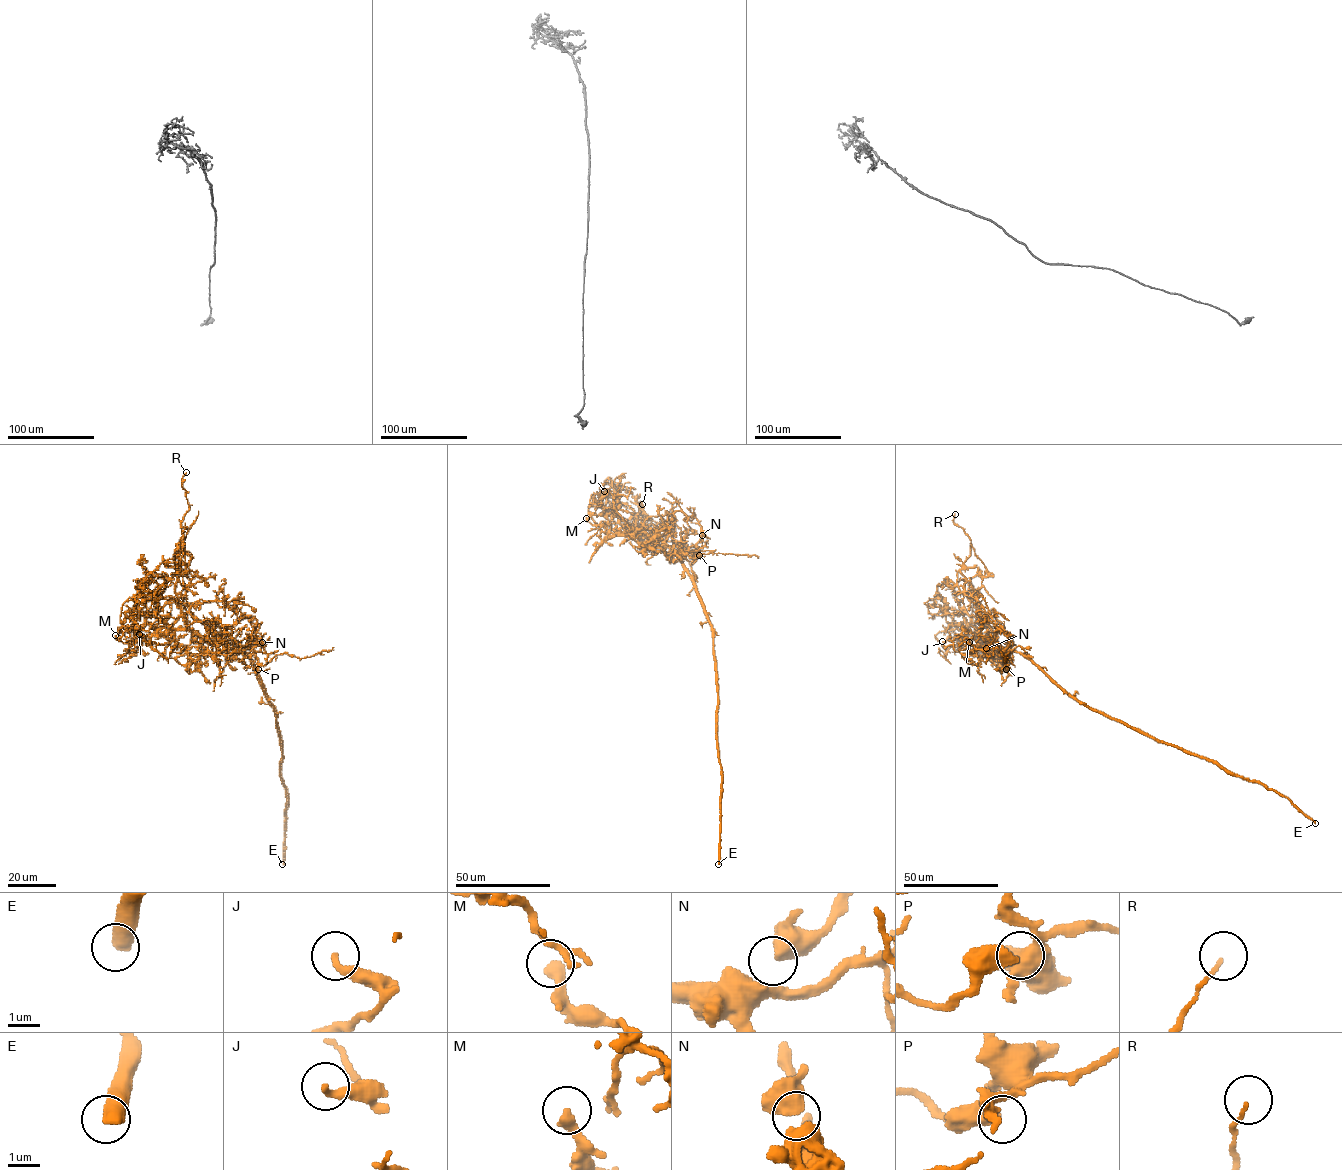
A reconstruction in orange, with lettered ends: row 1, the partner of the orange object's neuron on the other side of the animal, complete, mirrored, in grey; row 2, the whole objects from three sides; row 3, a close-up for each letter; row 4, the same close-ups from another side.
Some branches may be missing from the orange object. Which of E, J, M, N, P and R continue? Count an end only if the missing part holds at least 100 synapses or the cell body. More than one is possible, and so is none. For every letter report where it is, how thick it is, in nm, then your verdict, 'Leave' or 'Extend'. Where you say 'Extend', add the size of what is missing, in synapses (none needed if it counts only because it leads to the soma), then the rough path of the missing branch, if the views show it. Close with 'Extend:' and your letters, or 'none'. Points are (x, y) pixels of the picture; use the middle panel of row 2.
E: Place: (718, 864). Thickness 480 nm. Extend
J: Place: (604, 491). Thickness 220 nm. Leave
M: Place: (586, 518). Thickness 380 nm. Leave
N: Place: (702, 535). Thickness 360 nm. Leave
P: Place: (699, 555). Thickness 320 nm. Leave
R: Place: (642, 504). Thickness 100 nm. Leave
Extend: E

